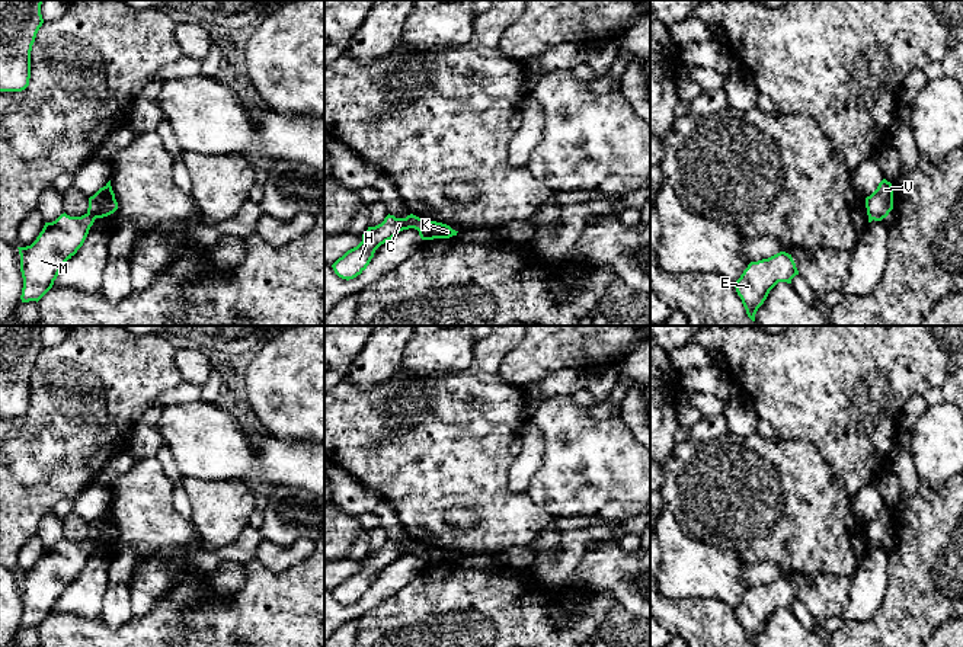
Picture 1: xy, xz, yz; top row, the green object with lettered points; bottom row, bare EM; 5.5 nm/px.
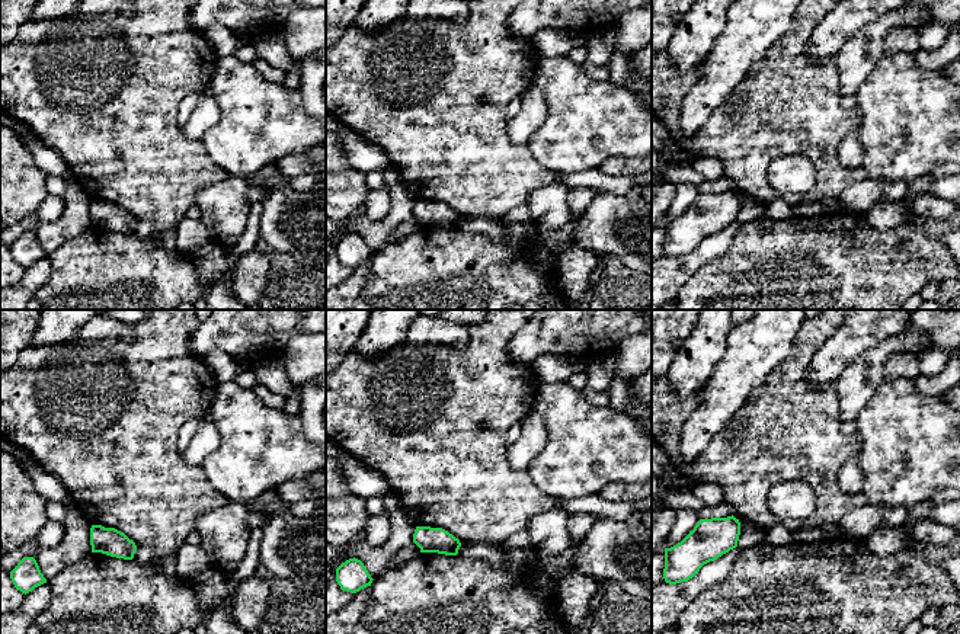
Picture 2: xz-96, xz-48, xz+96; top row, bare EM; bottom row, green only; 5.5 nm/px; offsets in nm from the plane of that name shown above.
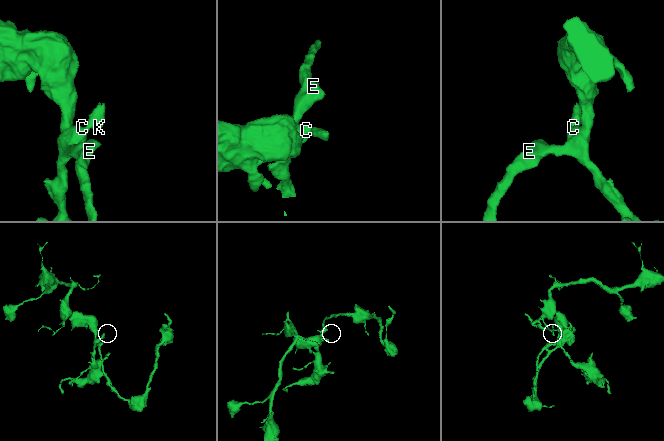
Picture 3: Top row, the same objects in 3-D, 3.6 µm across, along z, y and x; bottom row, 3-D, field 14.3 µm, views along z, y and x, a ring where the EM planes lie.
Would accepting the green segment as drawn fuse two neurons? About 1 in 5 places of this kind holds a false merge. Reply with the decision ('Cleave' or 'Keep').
Cleave

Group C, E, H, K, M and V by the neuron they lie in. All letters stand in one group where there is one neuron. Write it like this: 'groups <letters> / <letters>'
groups C E H M / K V

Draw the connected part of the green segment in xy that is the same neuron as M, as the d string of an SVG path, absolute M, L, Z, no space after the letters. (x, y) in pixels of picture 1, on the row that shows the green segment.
M65 212L45 222L36 240L17 247L23 278L22 302L39 301L54 285L60 270L83 246L95 218L89 214L70 217Z

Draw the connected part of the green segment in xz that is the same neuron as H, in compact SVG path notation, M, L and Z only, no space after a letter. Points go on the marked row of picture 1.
M388 214L381 224L368 227L362 234L362 241L356 247L348 250L332 265L335 273L346 281L356 278L367 269L375 250L381 244L391 240L400 231L413 228L417 220L419 217L413 214L406 218L396 218Z

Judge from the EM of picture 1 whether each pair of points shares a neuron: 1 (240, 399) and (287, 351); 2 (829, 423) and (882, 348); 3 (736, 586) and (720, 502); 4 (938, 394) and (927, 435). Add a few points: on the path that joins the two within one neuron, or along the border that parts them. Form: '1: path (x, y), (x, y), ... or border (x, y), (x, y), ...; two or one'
1: border (245, 391), (248, 404), (261, 425); two
2: path (845, 404), (845, 384), (863, 367); one
3: border (697, 540), (733, 550), (745, 564); two
4: border (947, 402), (928, 406); two

